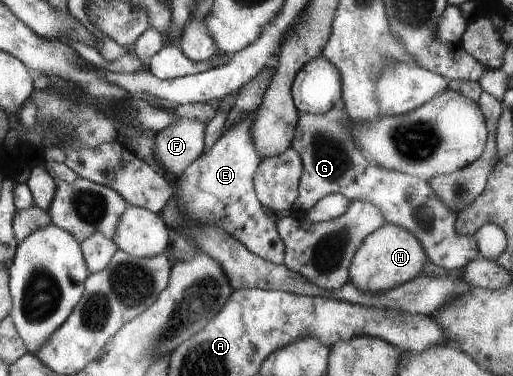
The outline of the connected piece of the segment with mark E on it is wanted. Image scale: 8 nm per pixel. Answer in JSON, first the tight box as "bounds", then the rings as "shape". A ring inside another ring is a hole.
{"bounds":[172,112,284,264],"shape":[[[255,112],[245,114],[220,134],[211,148],[201,151],[177,177],[177,190],[172,193],[189,220],[215,224],[251,254],[273,264],[282,264],[284,244],[277,234],[273,215],[257,200],[253,188],[253,172],[260,161],[251,142],[253,120]]]}

